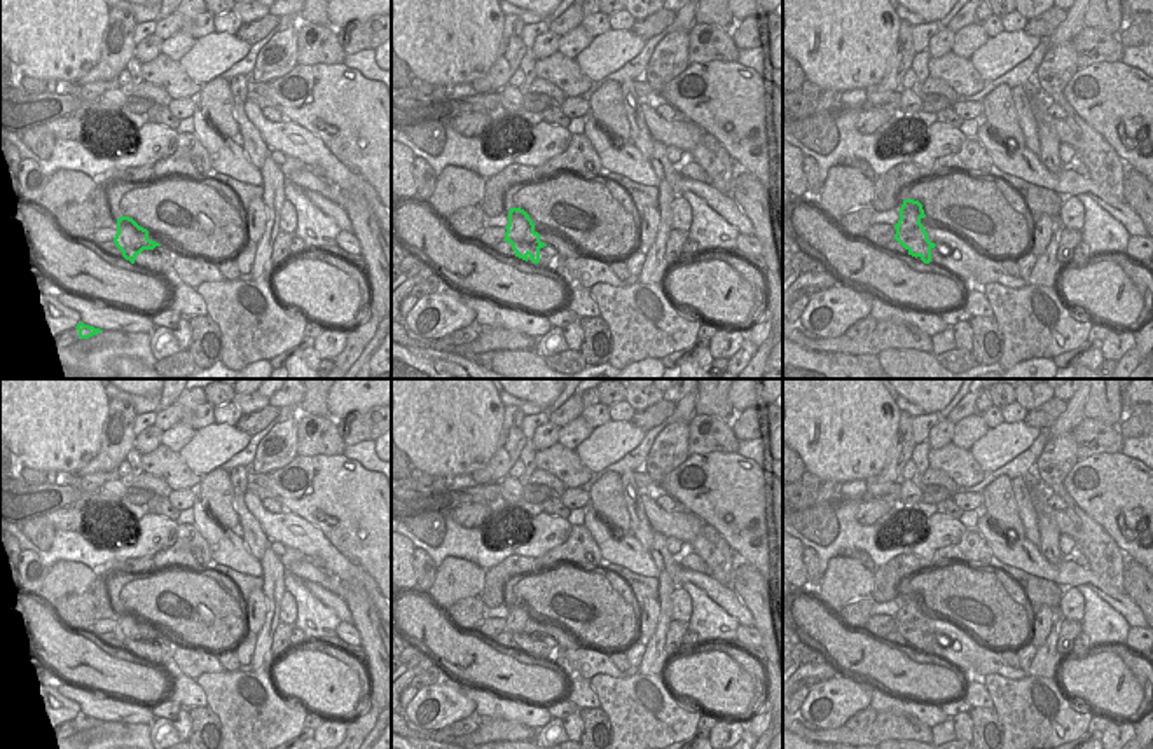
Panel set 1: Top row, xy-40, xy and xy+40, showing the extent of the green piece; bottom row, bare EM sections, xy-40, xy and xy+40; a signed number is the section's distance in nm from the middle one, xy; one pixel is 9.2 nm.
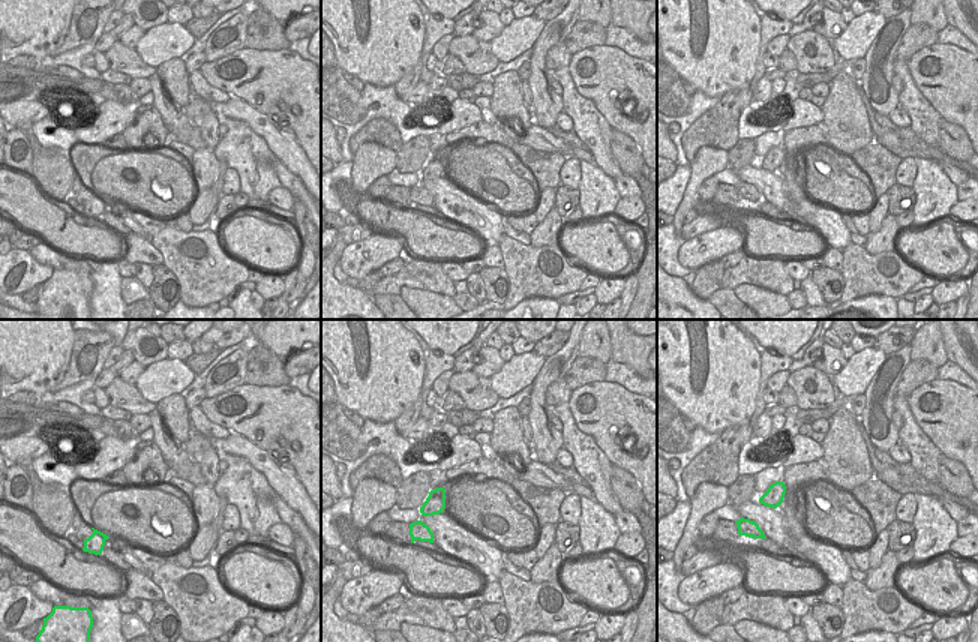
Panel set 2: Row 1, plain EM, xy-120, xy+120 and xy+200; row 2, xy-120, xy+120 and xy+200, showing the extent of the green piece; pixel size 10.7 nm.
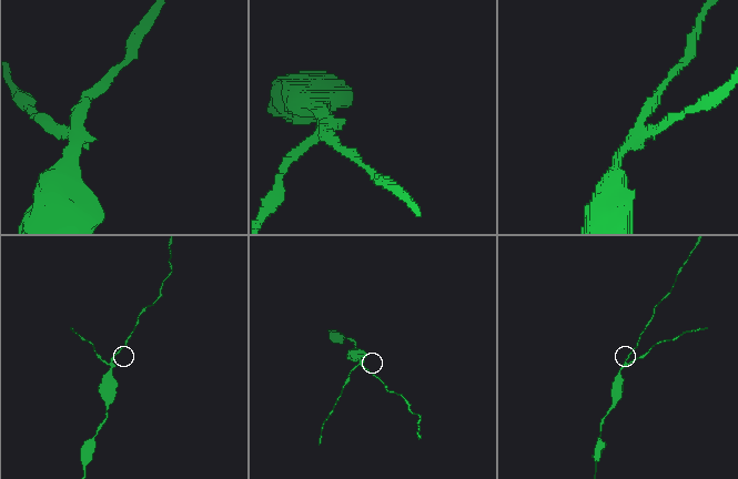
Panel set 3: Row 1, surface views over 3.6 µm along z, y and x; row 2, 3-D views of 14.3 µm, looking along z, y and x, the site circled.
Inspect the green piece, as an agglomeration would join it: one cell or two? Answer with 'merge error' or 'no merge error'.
merge error

